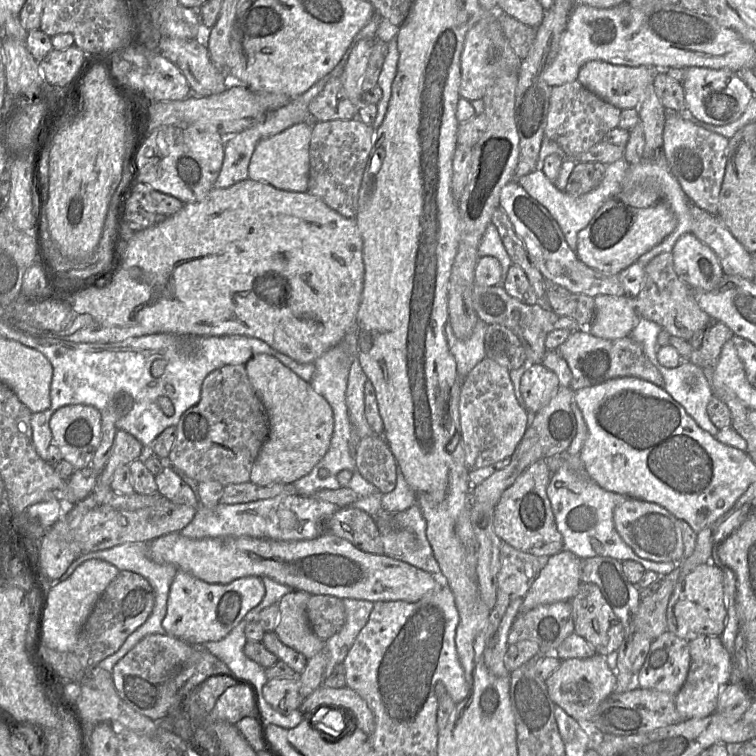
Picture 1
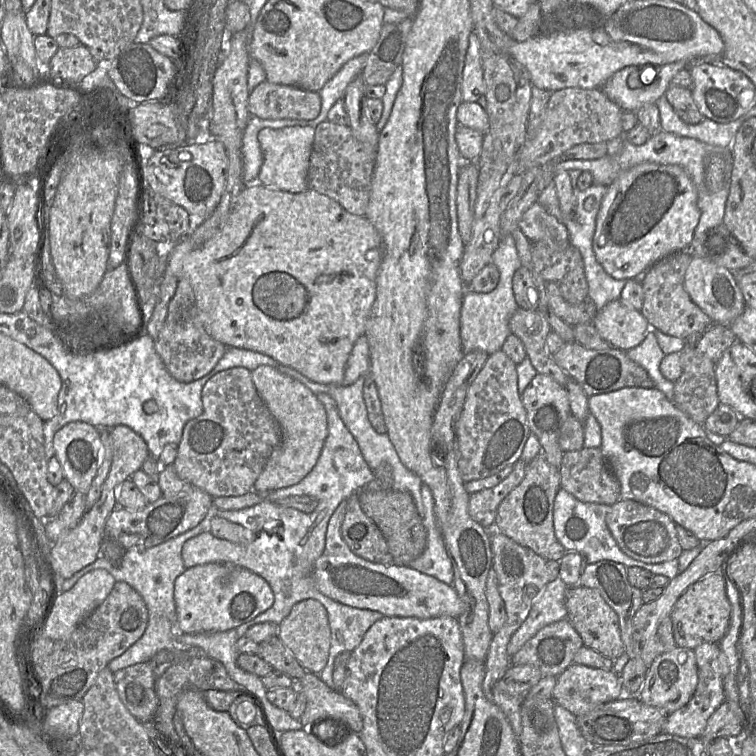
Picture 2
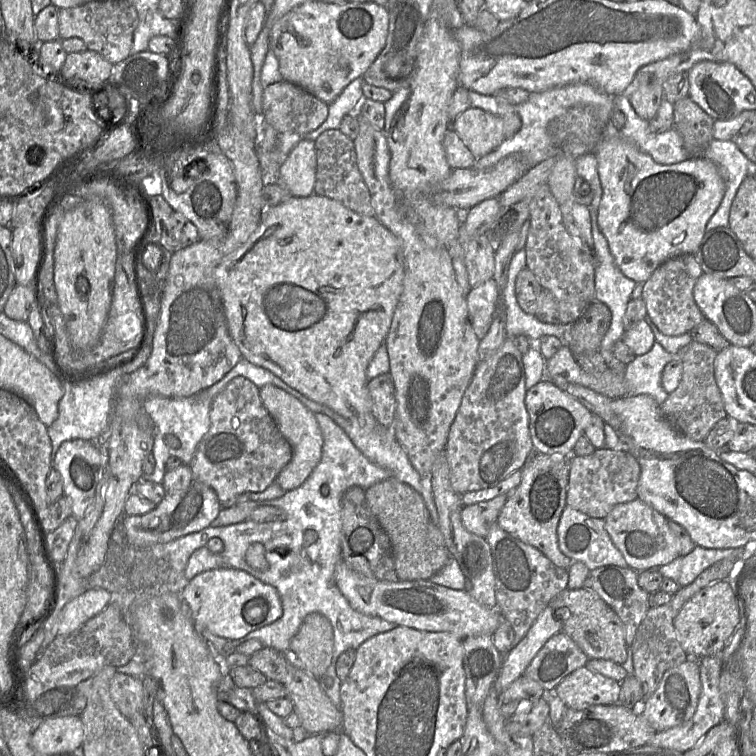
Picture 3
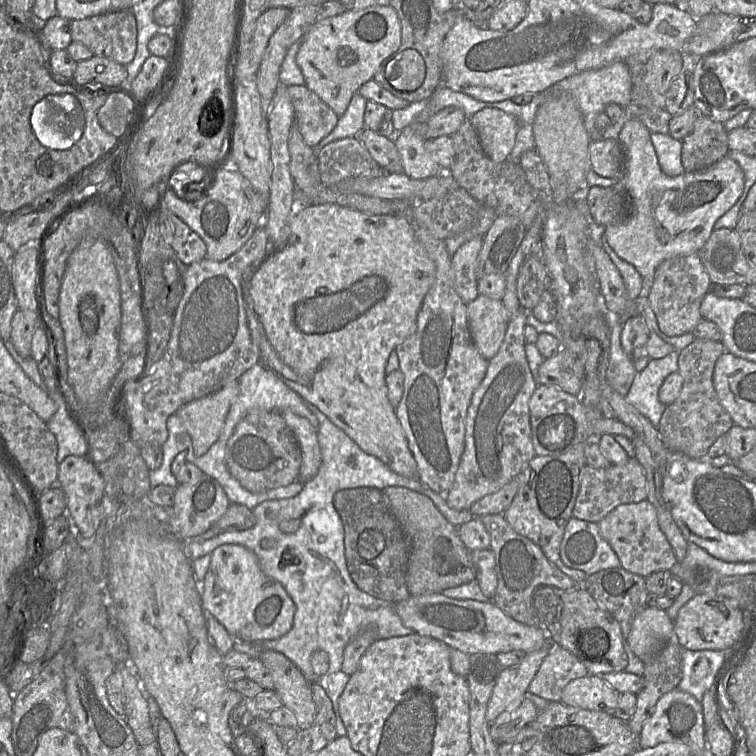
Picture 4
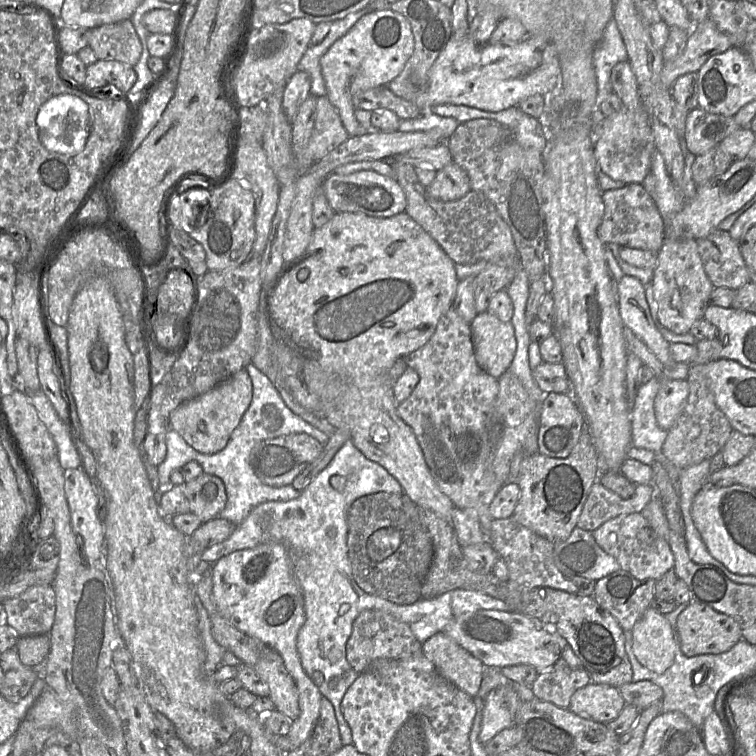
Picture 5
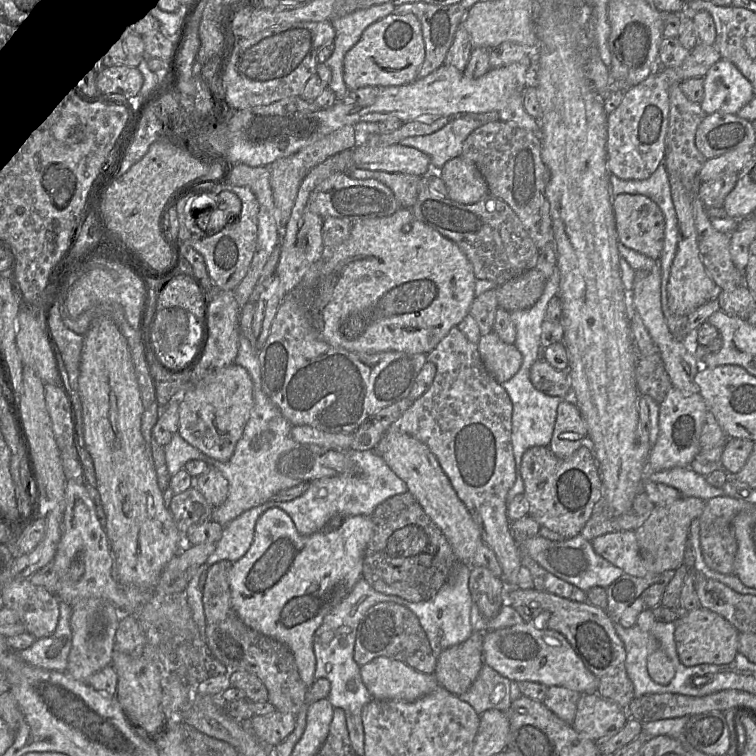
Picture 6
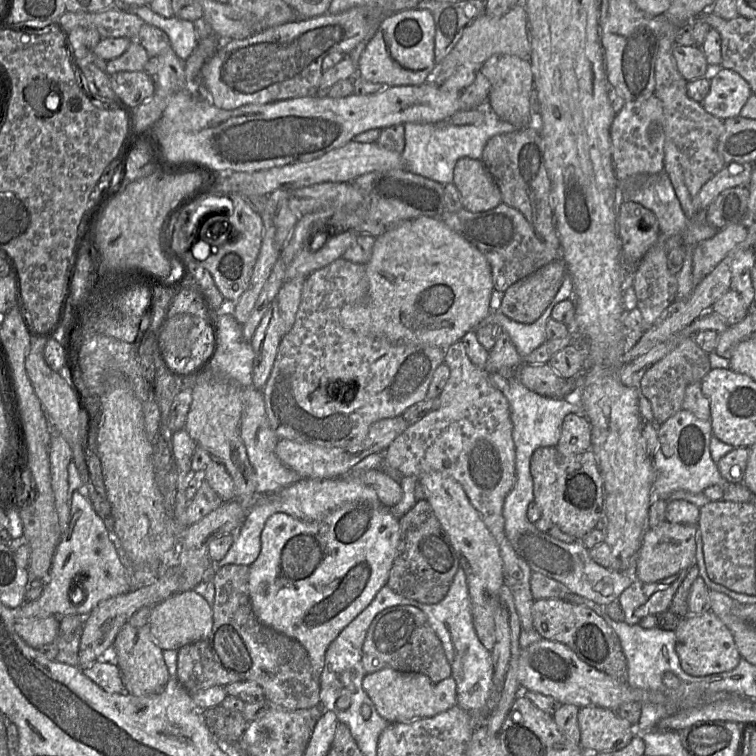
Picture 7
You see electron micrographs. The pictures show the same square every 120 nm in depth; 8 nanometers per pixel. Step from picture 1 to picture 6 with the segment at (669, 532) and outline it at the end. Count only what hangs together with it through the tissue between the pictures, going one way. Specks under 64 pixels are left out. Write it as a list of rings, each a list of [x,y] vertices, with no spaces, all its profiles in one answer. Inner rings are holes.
[[[635,531],[610,532],[598,536],[590,542],[598,555],[622,569],[624,573],[640,578],[650,574]]]

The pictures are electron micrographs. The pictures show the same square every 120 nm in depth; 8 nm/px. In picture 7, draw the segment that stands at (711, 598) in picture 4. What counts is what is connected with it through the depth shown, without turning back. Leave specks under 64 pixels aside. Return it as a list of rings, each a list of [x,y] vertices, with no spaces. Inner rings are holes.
[[[711,611],[683,618],[675,630],[675,637],[675,650],[680,666],[691,676],[702,677],[731,671],[741,659],[731,632]]]

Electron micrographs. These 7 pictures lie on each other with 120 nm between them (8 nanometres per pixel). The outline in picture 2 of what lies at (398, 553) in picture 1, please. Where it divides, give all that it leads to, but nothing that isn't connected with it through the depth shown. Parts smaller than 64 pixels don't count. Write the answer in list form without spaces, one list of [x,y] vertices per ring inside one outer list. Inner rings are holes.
[[[423,484],[421,498],[424,507],[422,522],[427,532],[426,546],[422,554],[409,563],[409,567],[451,585],[454,579],[452,561],[434,514],[434,502],[430,488]]]

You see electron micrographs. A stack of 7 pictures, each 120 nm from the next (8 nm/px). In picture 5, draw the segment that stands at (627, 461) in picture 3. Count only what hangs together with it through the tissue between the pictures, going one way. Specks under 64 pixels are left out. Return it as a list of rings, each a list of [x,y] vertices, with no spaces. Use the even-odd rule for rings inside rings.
[[[596,481],[579,516],[577,526],[593,532],[606,521],[620,515],[641,513],[656,495],[652,484],[637,484],[630,498],[622,498]]]

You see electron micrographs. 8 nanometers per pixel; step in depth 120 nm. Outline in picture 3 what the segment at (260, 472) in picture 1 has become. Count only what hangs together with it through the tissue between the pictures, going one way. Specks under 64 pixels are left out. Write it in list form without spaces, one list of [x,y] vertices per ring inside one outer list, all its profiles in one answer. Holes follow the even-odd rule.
[[[266,384],[260,388],[259,392],[264,407],[291,445],[293,451],[290,462],[280,471],[274,483],[285,491],[296,489],[307,480],[321,459],[323,437],[320,427],[315,414],[283,389],[272,384]]]

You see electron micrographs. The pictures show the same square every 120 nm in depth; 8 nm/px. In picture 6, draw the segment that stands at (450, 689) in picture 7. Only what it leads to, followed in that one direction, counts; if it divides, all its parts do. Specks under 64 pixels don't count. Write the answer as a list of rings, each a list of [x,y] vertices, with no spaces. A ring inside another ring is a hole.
[[[387,657],[375,658],[361,666],[360,672],[374,699],[414,701],[440,686],[434,674],[421,673]]]

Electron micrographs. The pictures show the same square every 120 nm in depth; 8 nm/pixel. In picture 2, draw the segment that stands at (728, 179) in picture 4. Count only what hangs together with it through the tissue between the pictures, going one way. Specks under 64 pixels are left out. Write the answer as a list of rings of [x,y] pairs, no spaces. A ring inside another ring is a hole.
[[[651,162],[633,166],[613,180],[601,201],[592,241],[595,257],[614,279],[634,279],[666,256],[688,250],[693,242],[700,214],[698,189],[683,168]]]

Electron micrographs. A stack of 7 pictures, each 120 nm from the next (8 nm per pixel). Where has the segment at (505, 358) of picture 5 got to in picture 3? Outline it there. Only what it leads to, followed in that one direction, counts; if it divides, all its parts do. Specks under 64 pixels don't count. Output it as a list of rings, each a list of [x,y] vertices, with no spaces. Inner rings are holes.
[[[490,278],[470,289],[466,295],[472,328],[481,340],[488,333],[499,308],[499,287]]]

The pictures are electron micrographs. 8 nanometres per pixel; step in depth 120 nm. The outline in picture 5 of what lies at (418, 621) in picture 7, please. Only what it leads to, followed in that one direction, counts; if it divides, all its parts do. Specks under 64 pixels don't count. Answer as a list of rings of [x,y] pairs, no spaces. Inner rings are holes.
[[[368,609],[359,614],[353,622],[352,632],[346,643],[347,661],[358,673],[367,670],[374,661],[421,655],[424,655],[423,645],[409,625],[387,612],[376,609]]]

